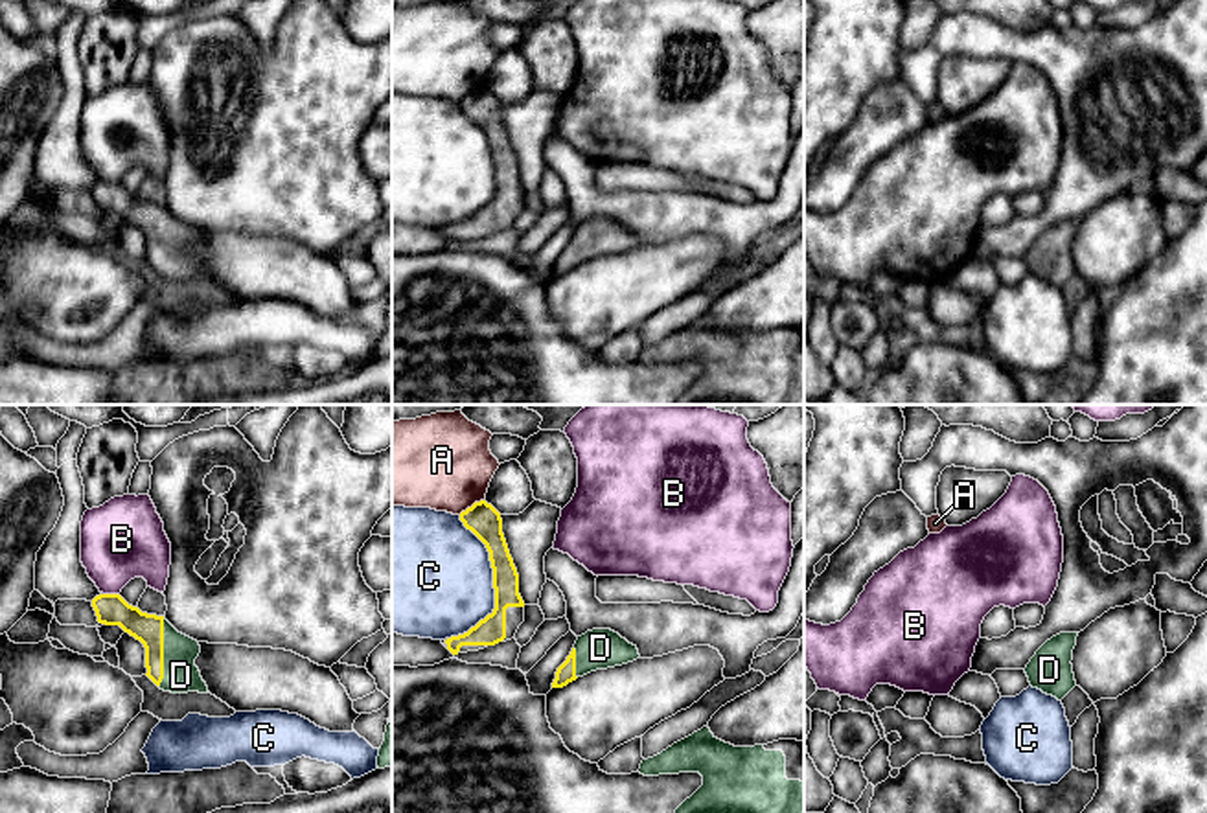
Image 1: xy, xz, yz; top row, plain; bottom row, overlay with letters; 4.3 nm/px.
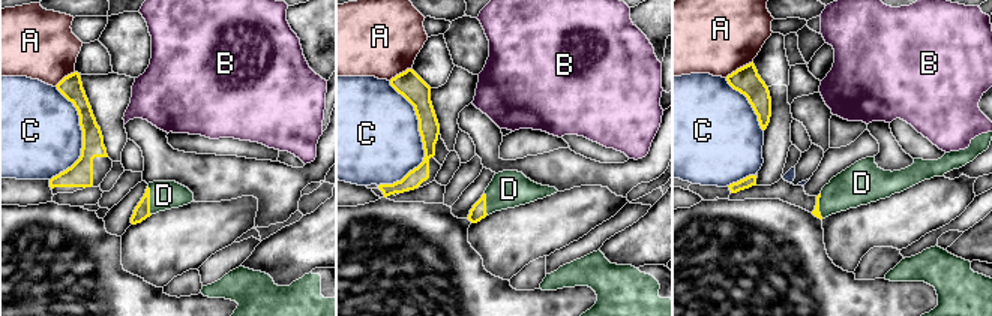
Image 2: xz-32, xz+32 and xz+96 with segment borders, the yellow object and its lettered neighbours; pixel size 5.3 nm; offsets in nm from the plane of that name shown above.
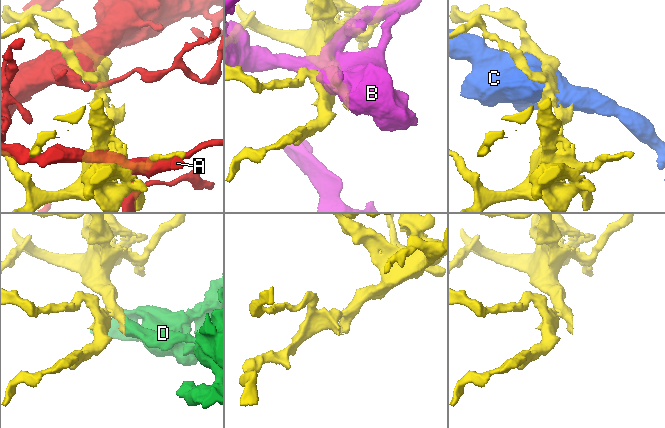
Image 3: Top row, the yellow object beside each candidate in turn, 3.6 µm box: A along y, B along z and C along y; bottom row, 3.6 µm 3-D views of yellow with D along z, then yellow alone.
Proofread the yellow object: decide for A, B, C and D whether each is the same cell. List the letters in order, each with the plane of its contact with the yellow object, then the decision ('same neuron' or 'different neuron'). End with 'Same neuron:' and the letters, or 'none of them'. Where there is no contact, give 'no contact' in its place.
A: contact in xz; different neuron
B: contact in xy; different neuron
C: contact in xz; different neuron
D: contact in xy; same neuron
Same neuron: D

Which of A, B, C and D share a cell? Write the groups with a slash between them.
A / B / C / D

